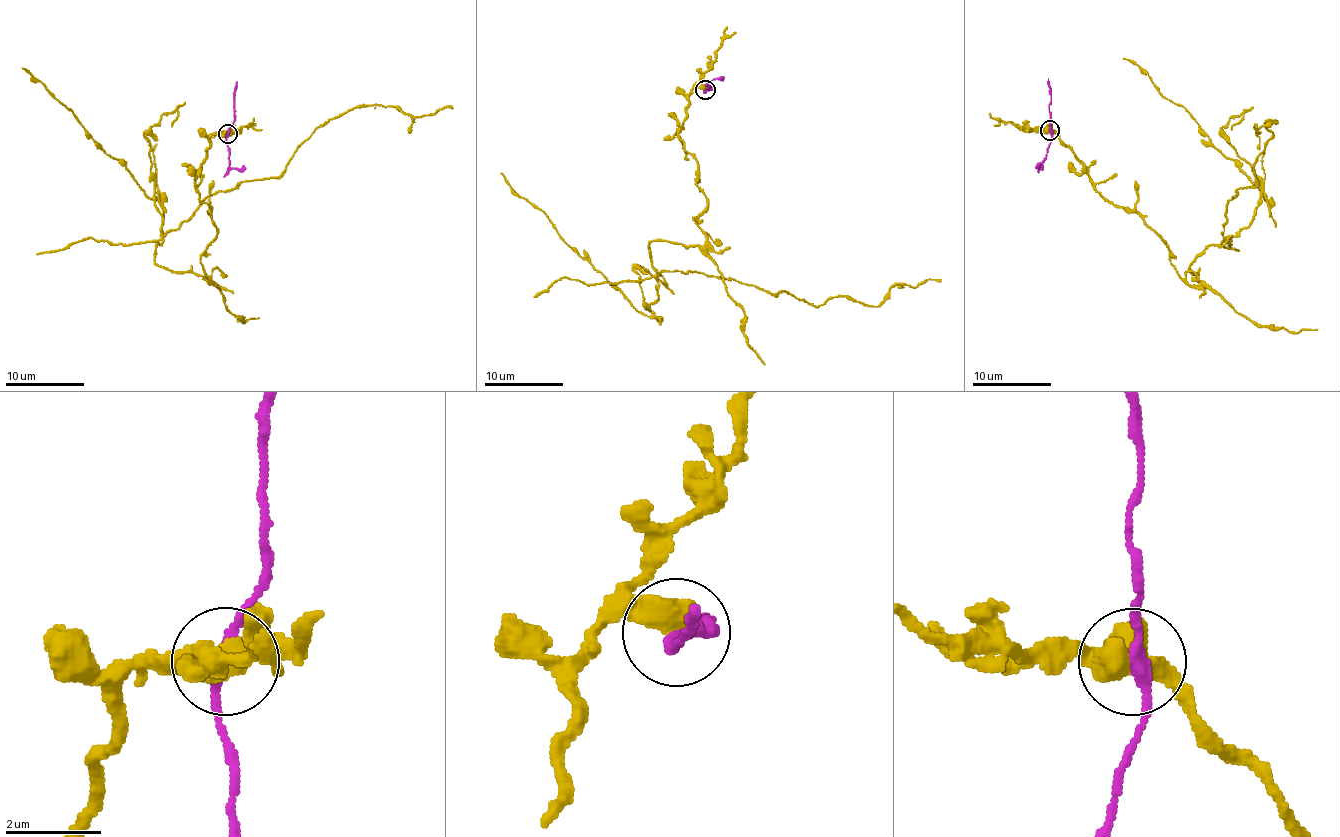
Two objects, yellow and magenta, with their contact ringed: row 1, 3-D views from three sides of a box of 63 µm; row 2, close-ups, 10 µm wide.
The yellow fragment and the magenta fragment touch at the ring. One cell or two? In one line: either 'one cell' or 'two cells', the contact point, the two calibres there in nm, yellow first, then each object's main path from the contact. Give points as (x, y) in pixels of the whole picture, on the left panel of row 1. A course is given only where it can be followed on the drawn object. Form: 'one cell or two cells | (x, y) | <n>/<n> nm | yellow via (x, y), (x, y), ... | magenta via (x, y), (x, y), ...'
two cells | (228, 133) | 650/240 nm | yellow via (226, 134), (196, 185), (216, 227), (210, 283), (154, 261), (209, 196), (279, 177), (356, 107), (453, 108) | magenta via (228, 134), (234, 120), (236, 81)

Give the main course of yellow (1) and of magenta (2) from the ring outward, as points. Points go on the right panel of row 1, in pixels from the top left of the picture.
1: (1050, 131), (1191, 286), (1229, 201), (1255, 187), (1277, 121), (1257, 126)
2: (1050, 131), (1048, 78)

